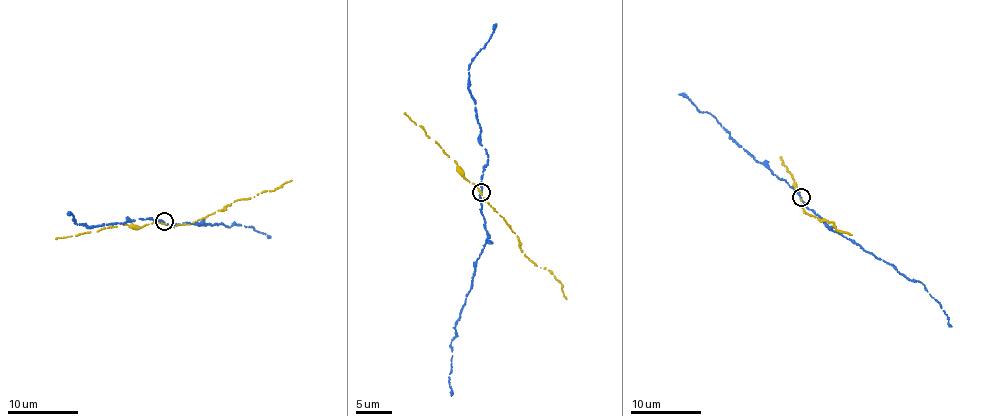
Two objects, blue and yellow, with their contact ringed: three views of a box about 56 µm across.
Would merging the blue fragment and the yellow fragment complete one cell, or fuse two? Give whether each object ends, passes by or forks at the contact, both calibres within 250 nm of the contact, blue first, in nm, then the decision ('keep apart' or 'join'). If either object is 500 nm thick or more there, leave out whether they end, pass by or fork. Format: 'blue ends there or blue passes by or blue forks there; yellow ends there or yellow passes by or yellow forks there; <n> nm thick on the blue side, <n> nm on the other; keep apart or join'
blue ends there; yellow passes by; 260 nm thick on the blue side, 170 nm on the other; keep apart

